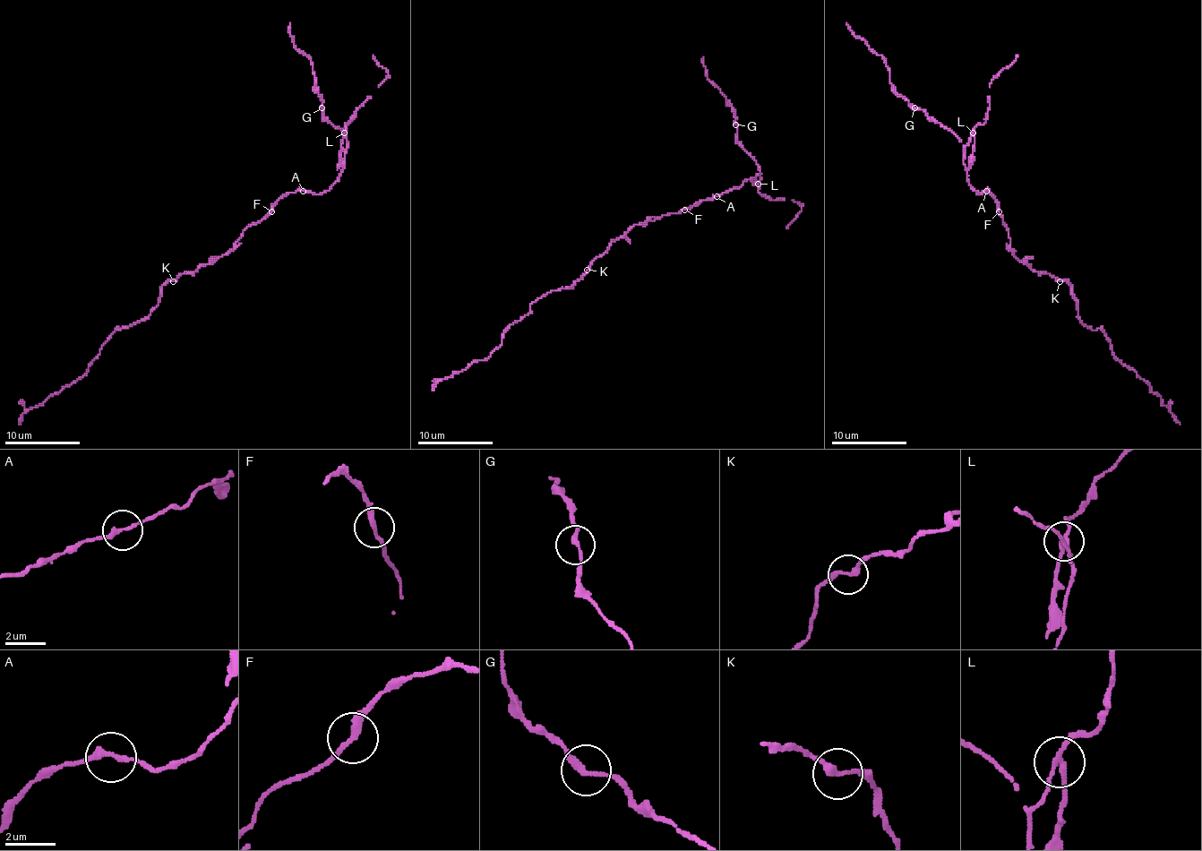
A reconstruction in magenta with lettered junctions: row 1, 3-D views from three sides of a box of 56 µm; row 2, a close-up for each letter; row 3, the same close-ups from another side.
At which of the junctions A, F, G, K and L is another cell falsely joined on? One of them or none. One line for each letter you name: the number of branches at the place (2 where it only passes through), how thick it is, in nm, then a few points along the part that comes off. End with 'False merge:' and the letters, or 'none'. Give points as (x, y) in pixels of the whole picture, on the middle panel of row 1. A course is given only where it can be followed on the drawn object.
L: 3 branches meet; 180 nm thick
False merge: L

